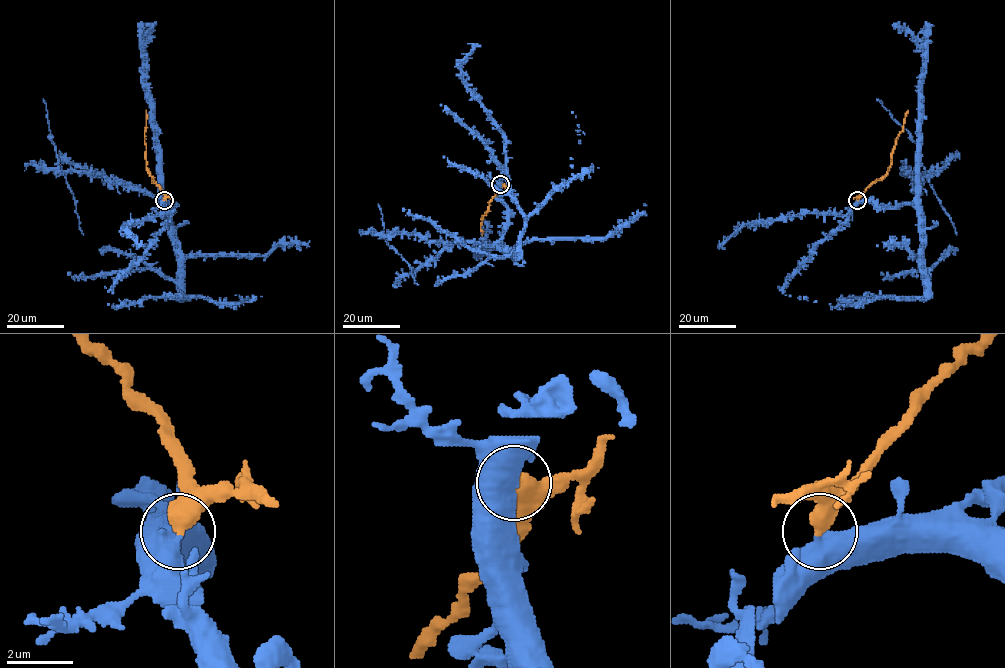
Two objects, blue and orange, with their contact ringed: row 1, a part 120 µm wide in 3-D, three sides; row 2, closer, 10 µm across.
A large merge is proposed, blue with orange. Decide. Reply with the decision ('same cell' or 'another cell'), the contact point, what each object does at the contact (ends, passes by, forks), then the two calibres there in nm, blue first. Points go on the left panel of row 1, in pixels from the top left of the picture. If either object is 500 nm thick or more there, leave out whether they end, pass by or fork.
another cell; place (164, 200); calibres 700 and 550 nm

